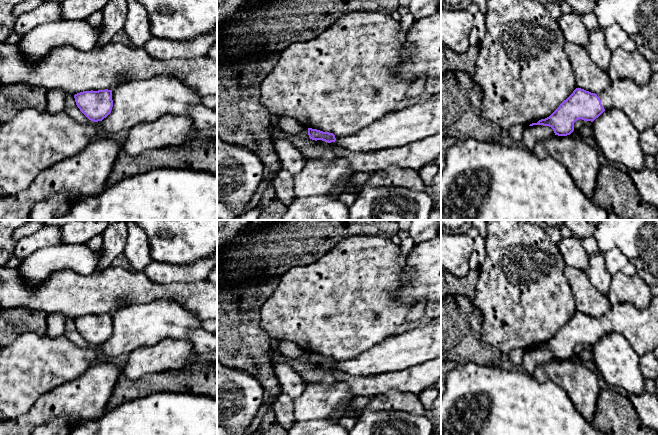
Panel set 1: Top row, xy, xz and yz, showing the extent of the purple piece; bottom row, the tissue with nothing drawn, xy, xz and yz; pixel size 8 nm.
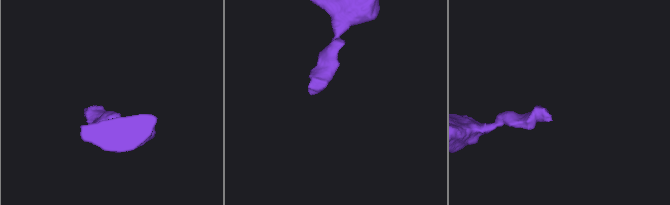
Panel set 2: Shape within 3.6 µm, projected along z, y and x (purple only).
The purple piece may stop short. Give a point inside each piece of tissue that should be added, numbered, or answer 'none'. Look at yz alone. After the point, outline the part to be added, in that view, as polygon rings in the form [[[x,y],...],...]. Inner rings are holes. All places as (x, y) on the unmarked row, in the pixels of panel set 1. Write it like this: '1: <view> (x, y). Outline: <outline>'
1: yz (639, 327). Outline: [[[654,296],[649,306],[643,310],[637,309],[632,304],[612,304],[610,310],[597,320],[605,334],[620,334],[640,356],[653,353],[658,346],[658,296]]]

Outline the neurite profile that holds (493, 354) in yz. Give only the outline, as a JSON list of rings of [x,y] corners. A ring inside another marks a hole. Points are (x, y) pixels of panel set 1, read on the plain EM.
[[[453,295],[442,298],[441,362],[500,365],[502,353],[481,339],[481,326],[481,312],[469,297]]]

